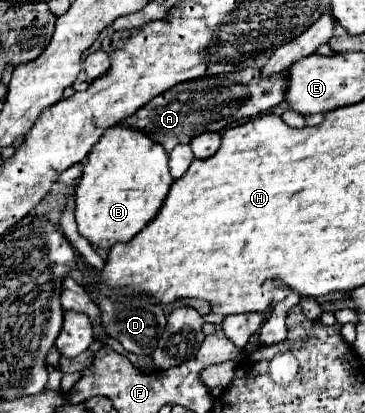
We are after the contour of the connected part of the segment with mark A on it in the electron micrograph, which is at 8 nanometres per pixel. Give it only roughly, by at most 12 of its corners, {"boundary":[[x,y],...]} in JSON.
{"boundary":[[260,69],[178,83],[122,125],[172,151],[286,91]]}

